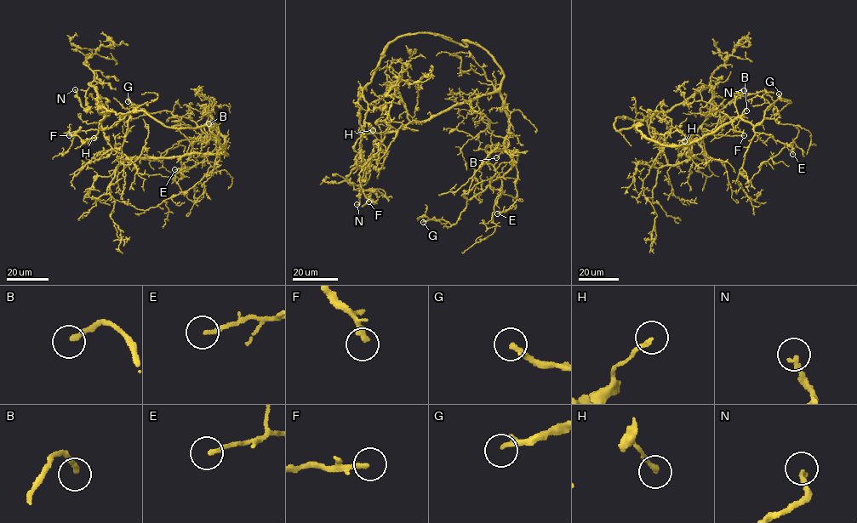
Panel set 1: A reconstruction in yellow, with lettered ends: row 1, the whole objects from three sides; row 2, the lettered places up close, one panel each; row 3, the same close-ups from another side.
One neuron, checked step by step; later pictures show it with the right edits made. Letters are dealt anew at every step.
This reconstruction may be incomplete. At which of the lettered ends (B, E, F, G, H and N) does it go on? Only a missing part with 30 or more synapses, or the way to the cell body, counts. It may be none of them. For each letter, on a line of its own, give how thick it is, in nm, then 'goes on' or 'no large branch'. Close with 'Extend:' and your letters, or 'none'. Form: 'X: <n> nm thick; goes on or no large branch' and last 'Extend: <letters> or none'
B: 200 nm thick; goes on
E: 170 nm thick; no large branch
F: 170 nm thick; goes on
G: 240 nm thick; goes on
H: 180 nm thick; no large branch
N: 200 nm thick; no large branch
Extend: B, F, G

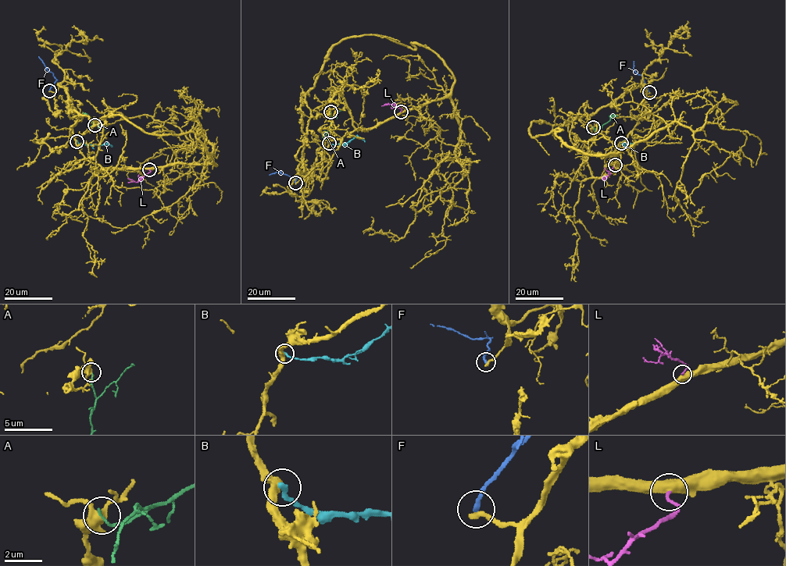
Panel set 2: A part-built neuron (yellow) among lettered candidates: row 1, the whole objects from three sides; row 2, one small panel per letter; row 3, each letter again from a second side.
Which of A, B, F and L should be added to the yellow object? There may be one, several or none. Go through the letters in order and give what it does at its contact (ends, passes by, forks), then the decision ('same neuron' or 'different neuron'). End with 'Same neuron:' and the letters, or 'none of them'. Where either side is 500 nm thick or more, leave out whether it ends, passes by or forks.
A: it ends | different neuron
B: it ends | different neuron
F: it ends | different neuron
L: same neuron
Same neuron: L

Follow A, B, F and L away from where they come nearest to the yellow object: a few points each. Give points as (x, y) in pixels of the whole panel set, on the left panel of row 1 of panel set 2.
A: (94, 125), (83, 112)
B: (77, 141), (90, 144), (109, 144), (111, 147)
F: (49, 90), (55, 78), (38, 56)
L: (149, 169), (149, 172), (137, 182), (128, 178)

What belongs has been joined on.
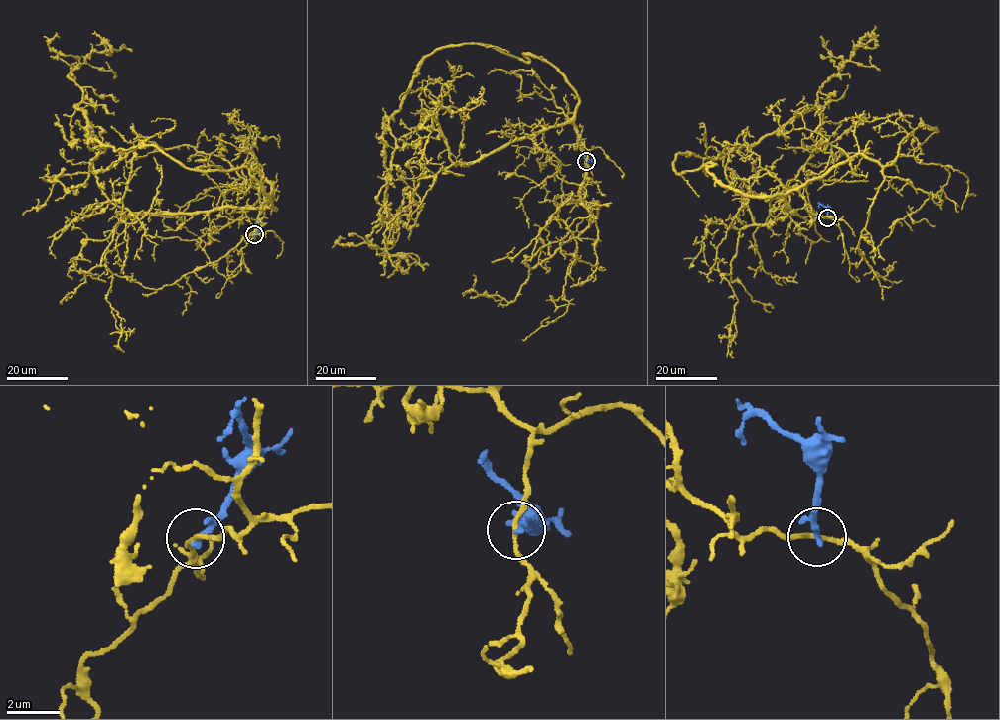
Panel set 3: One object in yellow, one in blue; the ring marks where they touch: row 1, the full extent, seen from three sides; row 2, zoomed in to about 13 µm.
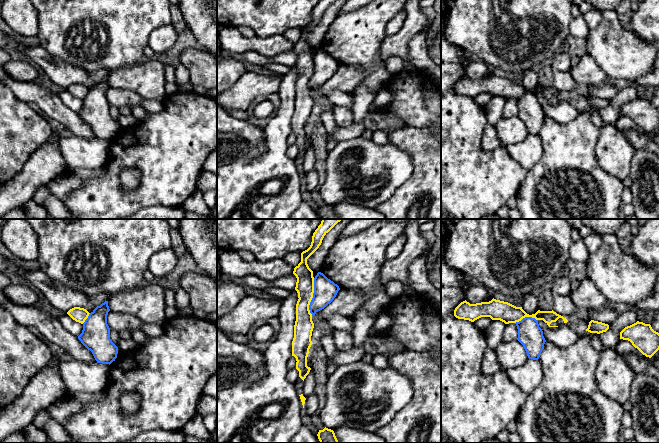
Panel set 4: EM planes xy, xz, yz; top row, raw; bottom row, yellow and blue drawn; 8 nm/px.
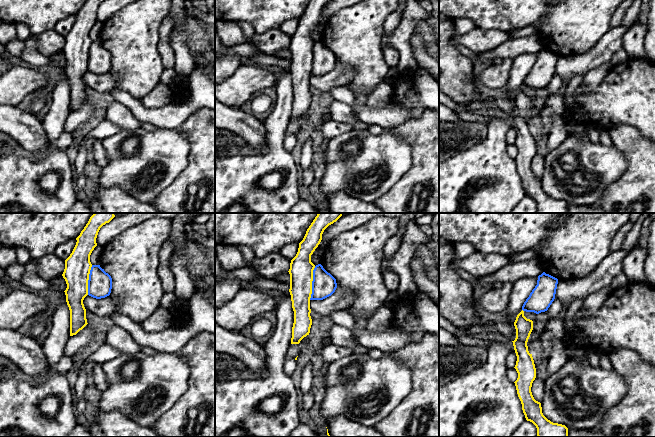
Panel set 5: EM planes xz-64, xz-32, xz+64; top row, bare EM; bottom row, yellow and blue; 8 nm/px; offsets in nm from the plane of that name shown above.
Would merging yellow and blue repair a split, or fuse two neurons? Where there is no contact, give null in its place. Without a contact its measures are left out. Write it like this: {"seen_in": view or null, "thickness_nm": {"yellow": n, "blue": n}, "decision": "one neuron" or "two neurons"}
{"seen_in": "xz", "thickness_nm": {"yellow": 150, "blue": 190}, "decision": "two neurons"}

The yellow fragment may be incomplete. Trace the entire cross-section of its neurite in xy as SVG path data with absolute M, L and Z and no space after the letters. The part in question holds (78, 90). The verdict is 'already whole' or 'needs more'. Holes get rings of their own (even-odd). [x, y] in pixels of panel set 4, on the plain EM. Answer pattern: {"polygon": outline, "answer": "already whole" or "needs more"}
{"polygon": "M74 83L70 85L67 90L76 98L83 100L90 89L84 84Z", "answer": "already whole"}

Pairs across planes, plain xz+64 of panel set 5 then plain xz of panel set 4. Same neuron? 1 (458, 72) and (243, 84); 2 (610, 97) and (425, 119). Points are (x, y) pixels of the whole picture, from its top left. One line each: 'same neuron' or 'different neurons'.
1: different neurons
2: same neuron

